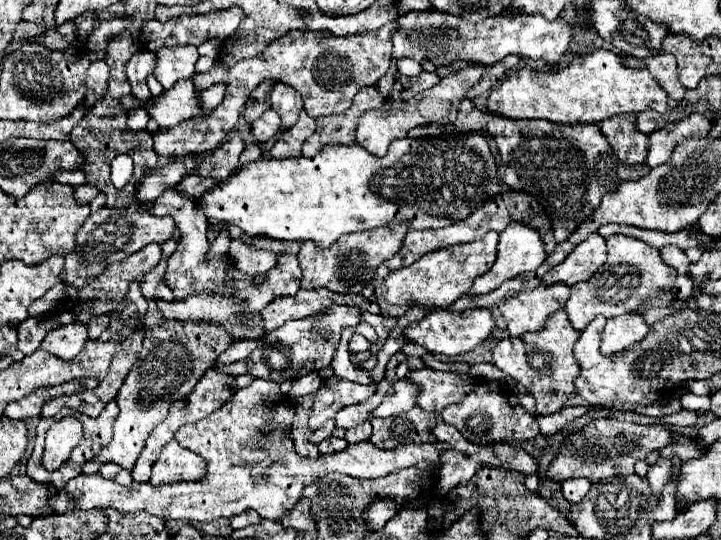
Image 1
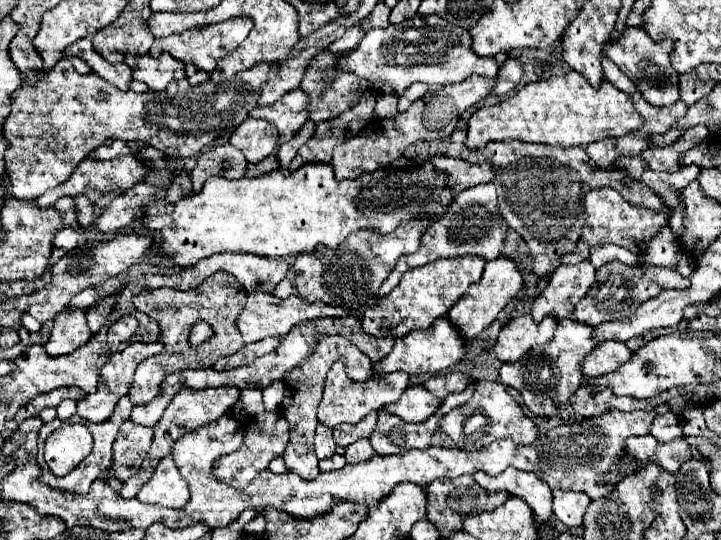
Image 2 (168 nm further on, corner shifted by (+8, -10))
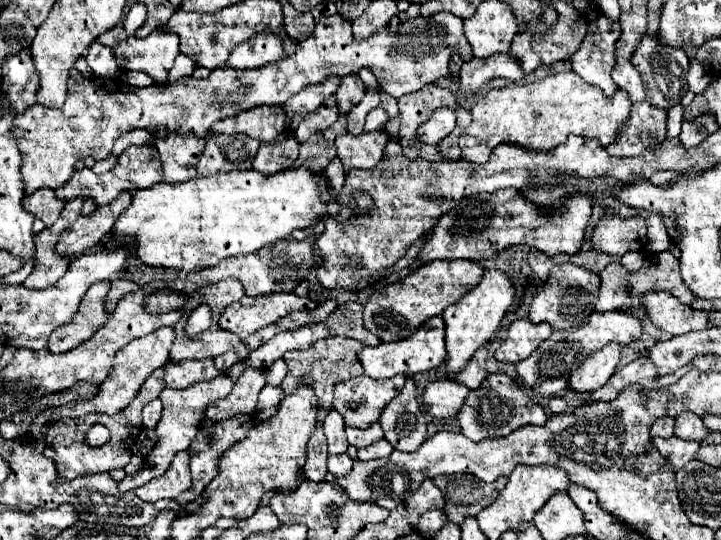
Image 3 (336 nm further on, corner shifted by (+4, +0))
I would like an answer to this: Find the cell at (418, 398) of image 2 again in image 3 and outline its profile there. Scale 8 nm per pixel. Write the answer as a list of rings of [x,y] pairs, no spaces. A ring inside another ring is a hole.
[[[439,380],[425,388],[425,412],[435,418],[455,418],[461,410],[469,388],[455,380]]]

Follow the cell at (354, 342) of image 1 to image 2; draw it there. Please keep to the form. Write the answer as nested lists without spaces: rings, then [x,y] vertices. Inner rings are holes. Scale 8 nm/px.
[[[339,360],[331,366],[331,370],[327,374],[327,380],[325,380],[323,400],[317,408],[319,422],[325,424],[325,426],[331,426],[331,428],[335,428],[337,424],[343,424],[343,422],[355,424],[361,418],[365,418],[369,412],[379,410],[389,402],[397,402],[397,398],[403,394],[405,386],[409,386],[409,374],[405,374],[405,372],[393,372],[393,374],[385,374],[385,376],[371,376],[365,382],[353,382],[345,374],[345,364]]]

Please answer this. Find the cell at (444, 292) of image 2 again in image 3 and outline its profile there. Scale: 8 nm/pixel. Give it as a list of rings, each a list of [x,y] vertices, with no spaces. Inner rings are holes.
[[[435,260],[417,268],[403,280],[375,292],[363,308],[365,328],[381,342],[397,342],[411,336],[425,320],[439,316],[447,306],[459,302],[483,278],[483,268],[469,260]]]

